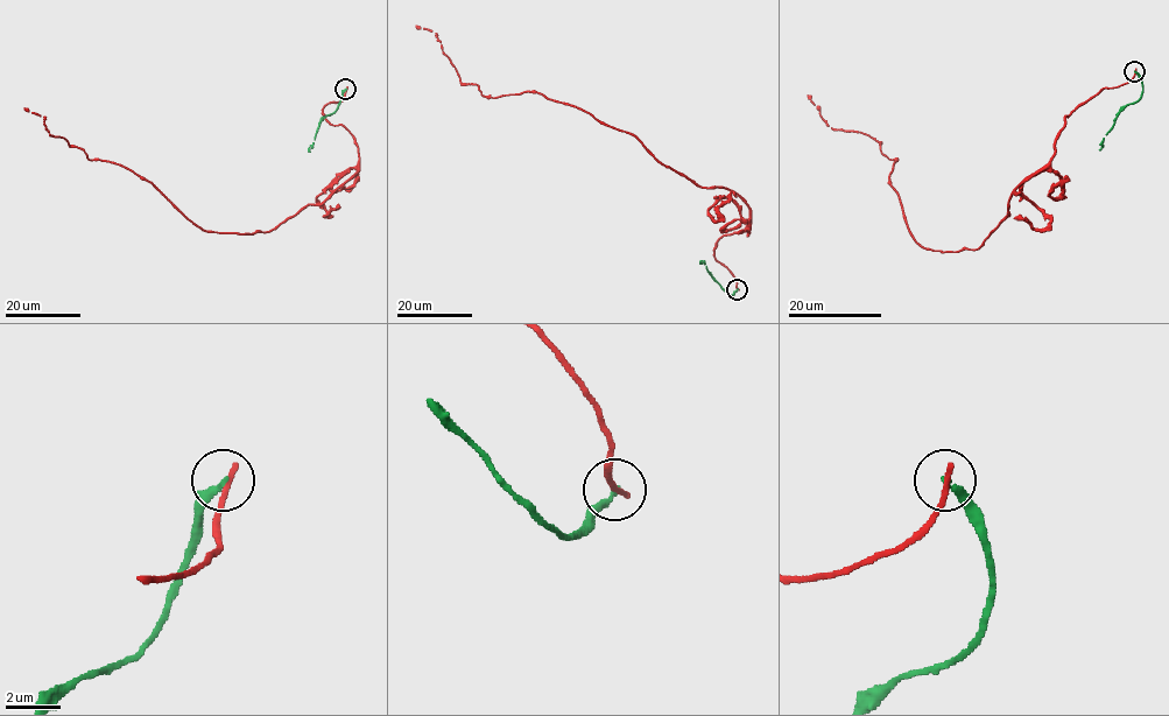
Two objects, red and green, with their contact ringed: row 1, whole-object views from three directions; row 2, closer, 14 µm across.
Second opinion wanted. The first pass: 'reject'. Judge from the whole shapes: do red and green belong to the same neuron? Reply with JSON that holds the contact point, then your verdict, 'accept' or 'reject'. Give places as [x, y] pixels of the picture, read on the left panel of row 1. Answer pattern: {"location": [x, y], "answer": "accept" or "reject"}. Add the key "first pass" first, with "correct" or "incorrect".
{"first pass": "correct", "location": [345, 89], "answer": "reject"}

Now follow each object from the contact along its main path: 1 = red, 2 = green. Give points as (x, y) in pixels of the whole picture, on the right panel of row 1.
1: (1134, 71), (1067, 116), (1008, 216), (956, 252), (915, 240), (889, 185), (896, 159), (832, 128), (807, 95)
2: (1134, 71), (1141, 82), (1141, 96), (1119, 112), (1099, 149)

